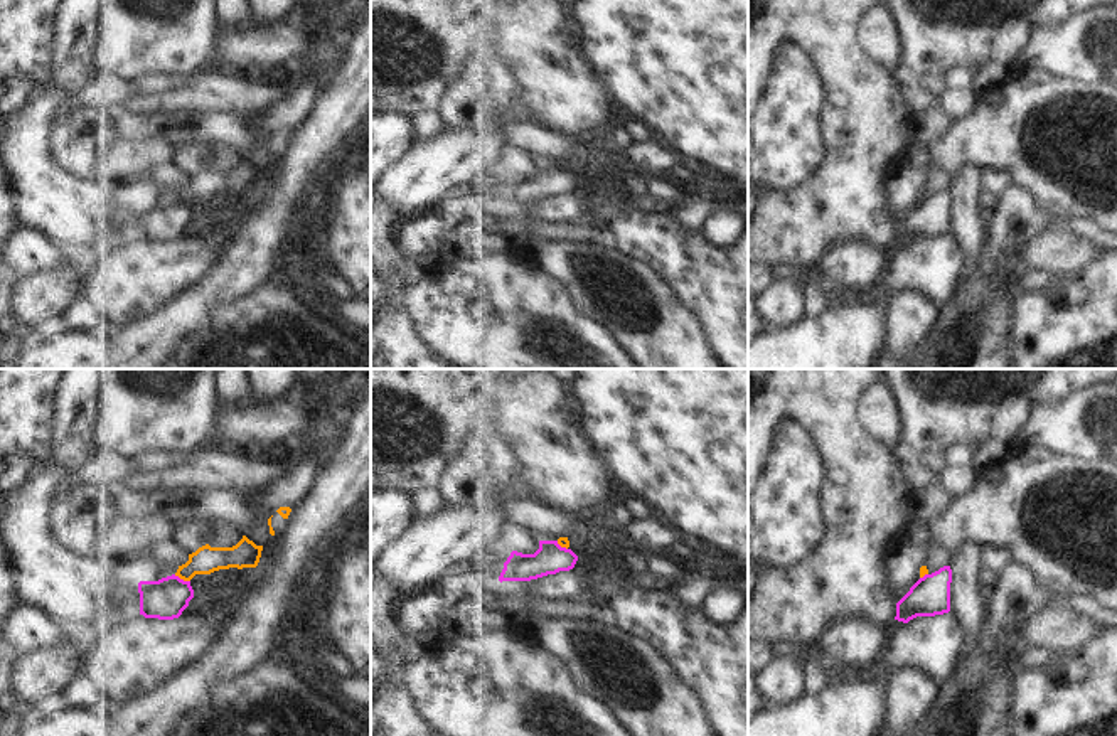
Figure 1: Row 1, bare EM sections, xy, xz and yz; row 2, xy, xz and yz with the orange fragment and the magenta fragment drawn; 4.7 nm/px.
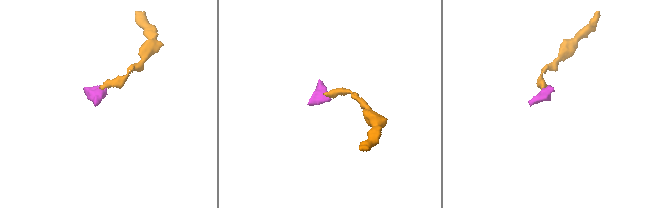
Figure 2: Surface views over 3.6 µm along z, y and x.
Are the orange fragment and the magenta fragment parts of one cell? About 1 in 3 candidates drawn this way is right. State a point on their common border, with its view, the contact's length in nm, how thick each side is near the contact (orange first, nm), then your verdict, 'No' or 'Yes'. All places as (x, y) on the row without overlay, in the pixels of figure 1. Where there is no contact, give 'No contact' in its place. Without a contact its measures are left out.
Touches orange at xy (182, 201). Shared border 90 nm. Thickness 140 nm (orange) against 190 nm. No.

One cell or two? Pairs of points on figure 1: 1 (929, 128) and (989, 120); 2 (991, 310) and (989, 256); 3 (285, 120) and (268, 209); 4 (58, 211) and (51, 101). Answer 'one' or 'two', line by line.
1: two
2: one
3: two
4: one

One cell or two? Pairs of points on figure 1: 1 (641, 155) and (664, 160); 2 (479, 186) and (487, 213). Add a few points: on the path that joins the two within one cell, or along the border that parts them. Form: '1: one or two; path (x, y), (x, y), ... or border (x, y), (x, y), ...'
1: one; path (646, 157), (659, 159)
2: two; border (497, 201), (481, 201), (474, 206)

